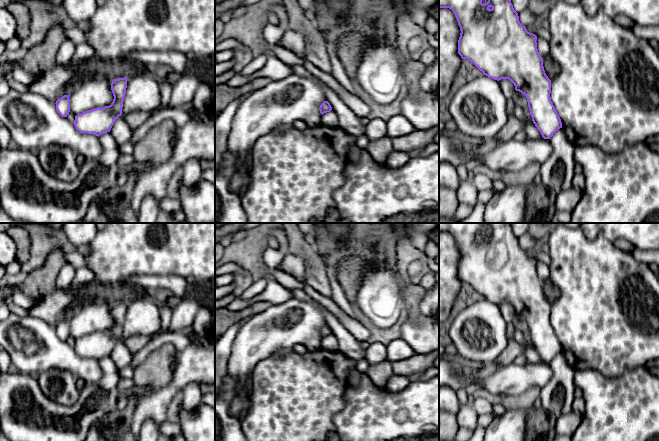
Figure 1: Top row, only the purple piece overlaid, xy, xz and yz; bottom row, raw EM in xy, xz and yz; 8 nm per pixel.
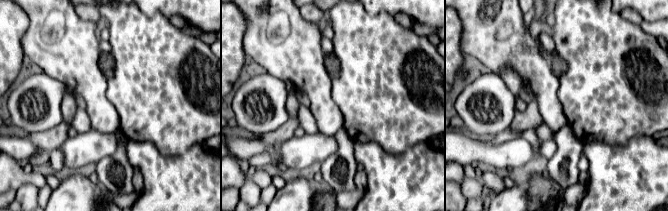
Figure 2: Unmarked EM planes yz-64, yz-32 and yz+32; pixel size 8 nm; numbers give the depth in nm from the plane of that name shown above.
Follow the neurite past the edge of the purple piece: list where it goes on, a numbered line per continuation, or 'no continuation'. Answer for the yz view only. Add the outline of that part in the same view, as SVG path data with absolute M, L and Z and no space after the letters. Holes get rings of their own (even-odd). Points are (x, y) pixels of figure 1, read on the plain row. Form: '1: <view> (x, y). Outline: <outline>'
1: yz (606, 318). Outline: M557 223L545 244L550 257L550 280L560 291L558 300L551 305L550 321L568 364L574 370L591 368L615 378L625 370L659 359L659 279L649 265L617 248L602 233L589 240L580 226L570 228Z

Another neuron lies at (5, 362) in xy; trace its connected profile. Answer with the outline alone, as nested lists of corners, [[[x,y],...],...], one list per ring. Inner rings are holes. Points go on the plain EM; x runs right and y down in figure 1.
[[[0,349],[0,373],[9,372],[11,366],[12,363],[9,354],[4,349]]]

